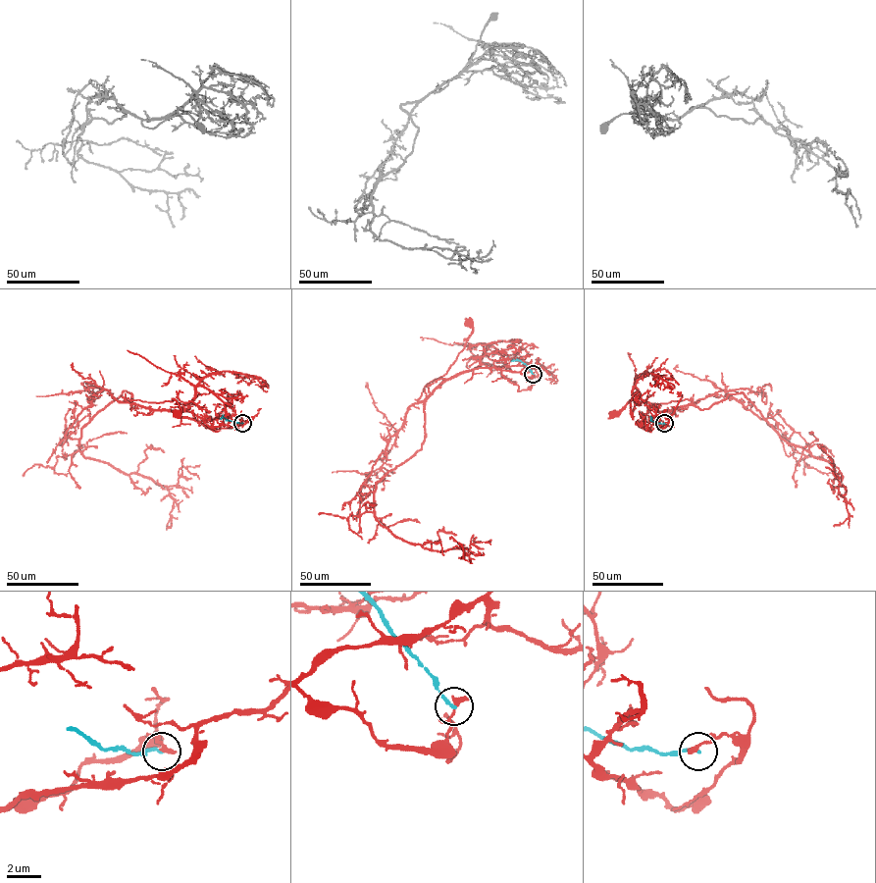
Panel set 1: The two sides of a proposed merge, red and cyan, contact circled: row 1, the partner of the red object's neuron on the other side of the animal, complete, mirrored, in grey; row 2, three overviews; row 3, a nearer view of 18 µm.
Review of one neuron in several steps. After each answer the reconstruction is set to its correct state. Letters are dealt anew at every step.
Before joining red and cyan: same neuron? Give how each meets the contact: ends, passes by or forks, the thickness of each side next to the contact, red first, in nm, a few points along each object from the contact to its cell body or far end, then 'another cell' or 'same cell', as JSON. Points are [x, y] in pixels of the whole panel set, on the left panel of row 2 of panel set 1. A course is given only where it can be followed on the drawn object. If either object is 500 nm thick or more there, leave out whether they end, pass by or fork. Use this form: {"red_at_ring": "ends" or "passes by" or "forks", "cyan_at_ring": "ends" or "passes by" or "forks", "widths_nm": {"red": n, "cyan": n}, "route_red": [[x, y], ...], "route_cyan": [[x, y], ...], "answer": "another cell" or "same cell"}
{"red_at_ring": "ends", "cyan_at_ring": "ends", "widths_nm": {"red": 320, "cyan": 190}, "route_red": [[242, 423], [206, 427], [174, 411], [125, 400], [174, 398], [180, 409], [177, 413]], "route_cyan": [[242, 423], [221, 419]], "answer": "another cell"}

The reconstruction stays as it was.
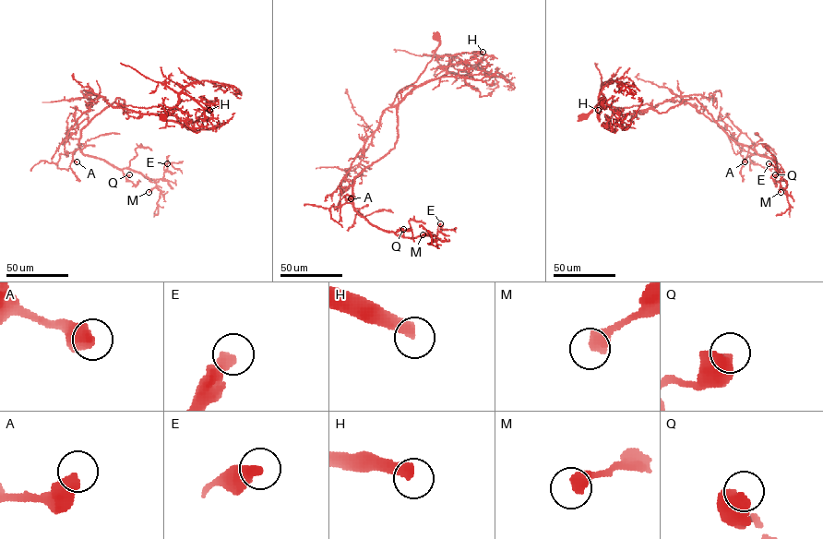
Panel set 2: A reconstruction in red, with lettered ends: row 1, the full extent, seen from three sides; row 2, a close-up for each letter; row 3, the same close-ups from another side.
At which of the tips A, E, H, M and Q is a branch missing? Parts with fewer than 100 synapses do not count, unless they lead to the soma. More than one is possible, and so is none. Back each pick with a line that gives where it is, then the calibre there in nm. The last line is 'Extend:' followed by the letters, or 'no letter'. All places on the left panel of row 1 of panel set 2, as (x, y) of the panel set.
H: Place: (209, 110). Thickness 440 nm
Extend: H

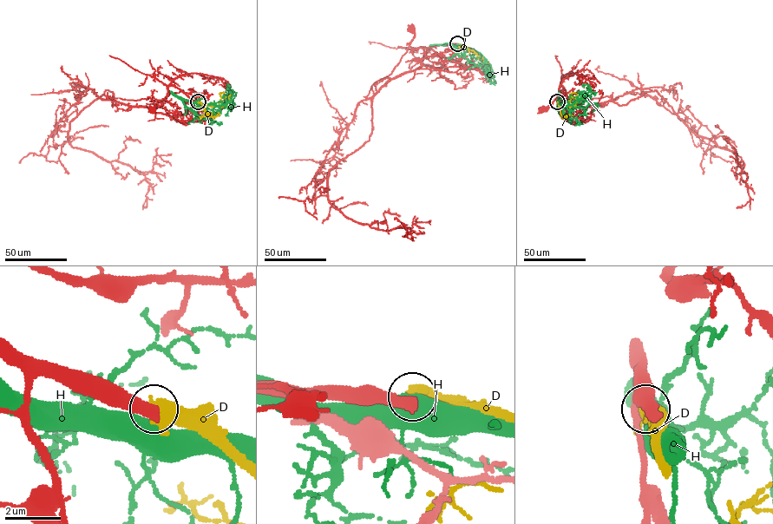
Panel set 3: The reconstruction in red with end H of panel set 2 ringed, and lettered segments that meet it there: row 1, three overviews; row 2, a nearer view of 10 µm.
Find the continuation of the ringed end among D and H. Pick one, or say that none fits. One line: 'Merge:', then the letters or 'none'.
Merge: D

